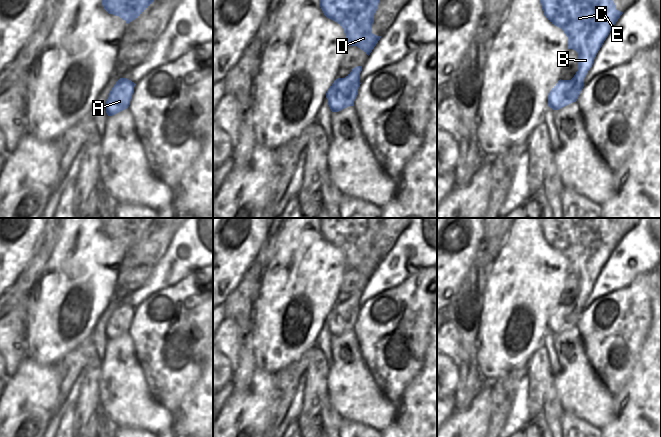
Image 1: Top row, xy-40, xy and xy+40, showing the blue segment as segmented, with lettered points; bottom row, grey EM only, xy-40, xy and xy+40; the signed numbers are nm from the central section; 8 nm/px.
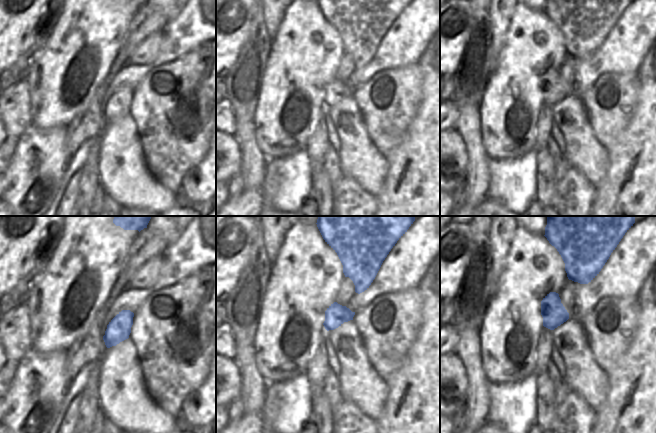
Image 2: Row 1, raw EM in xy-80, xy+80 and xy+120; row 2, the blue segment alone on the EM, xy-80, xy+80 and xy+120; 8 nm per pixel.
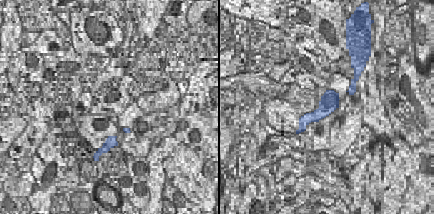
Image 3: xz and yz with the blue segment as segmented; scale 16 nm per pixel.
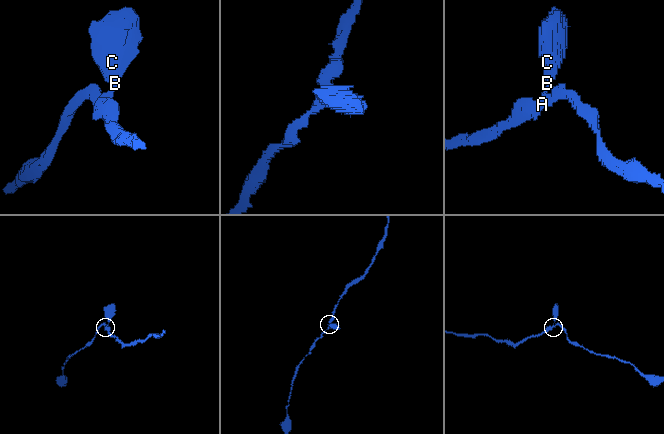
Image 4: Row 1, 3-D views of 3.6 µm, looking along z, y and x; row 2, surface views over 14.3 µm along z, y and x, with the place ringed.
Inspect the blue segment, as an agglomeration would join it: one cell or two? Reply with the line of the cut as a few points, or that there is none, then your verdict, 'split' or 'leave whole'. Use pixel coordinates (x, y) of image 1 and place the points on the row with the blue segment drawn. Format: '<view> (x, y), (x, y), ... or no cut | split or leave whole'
no cut | leave whole

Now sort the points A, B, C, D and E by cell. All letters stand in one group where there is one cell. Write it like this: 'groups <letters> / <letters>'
groups A B C D E

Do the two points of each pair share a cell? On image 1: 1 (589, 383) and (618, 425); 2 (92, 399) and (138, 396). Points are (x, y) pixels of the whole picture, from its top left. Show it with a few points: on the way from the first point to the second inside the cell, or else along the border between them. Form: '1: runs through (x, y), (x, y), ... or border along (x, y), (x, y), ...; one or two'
1: border along (614, 396), (612, 416), (603, 426); two
2: border along (99, 375), (100, 409); two

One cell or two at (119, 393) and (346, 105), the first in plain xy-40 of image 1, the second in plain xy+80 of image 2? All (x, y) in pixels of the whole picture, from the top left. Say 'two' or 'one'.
one

